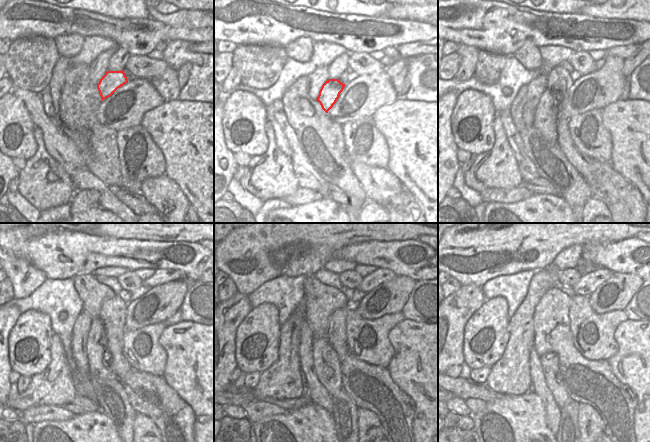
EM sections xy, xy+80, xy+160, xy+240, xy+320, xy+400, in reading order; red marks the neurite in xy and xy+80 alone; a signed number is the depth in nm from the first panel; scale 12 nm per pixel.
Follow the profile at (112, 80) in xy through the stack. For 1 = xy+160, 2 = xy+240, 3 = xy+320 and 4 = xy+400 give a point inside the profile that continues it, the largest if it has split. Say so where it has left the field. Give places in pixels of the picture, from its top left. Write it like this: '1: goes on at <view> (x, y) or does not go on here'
1: goes on at xy+160 (545, 121)
2: goes on at xy+240 (99, 356)
3: goes on at xy+320 (325, 360)
4: goes on at xy+400 (550, 361)

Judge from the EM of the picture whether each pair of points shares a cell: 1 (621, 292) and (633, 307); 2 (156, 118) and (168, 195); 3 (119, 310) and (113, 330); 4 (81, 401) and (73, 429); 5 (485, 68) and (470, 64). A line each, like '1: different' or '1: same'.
1: different
2: different
3: same
4: different
5: different

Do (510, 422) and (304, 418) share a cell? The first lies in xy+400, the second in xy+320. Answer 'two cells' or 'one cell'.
one cell

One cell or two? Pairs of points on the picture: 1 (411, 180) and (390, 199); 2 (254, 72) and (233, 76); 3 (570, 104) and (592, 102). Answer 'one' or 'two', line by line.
1: two
2: two
3: one

